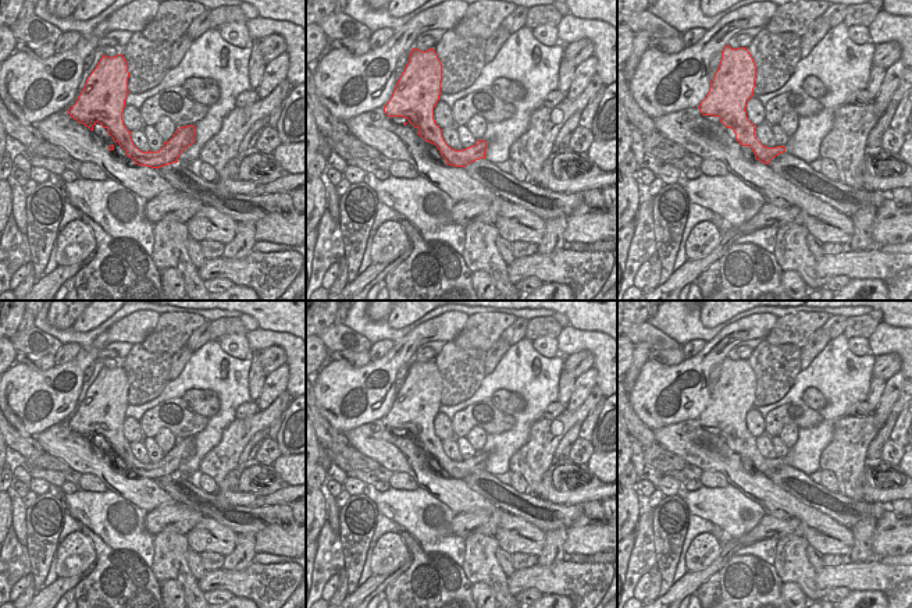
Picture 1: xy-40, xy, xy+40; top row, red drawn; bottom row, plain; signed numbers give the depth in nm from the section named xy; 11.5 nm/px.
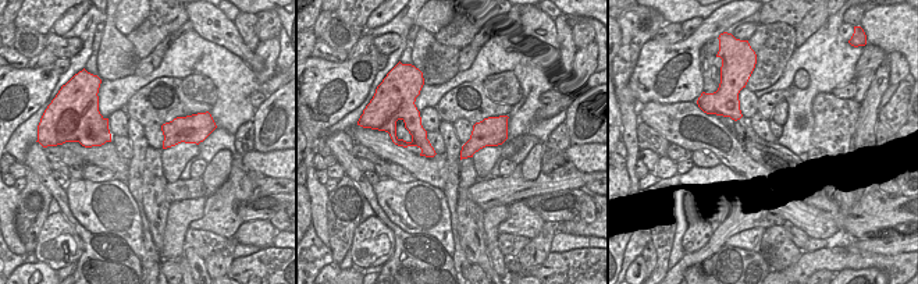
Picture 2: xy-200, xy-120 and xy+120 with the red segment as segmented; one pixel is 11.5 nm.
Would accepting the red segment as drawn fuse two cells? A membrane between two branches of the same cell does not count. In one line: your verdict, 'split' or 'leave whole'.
leave whole

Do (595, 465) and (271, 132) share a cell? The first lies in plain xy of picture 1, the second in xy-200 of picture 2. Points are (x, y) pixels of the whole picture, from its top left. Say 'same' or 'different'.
different

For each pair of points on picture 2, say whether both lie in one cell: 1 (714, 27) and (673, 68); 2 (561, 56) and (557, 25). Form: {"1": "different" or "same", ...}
{"1": "same", "2": "same"}

